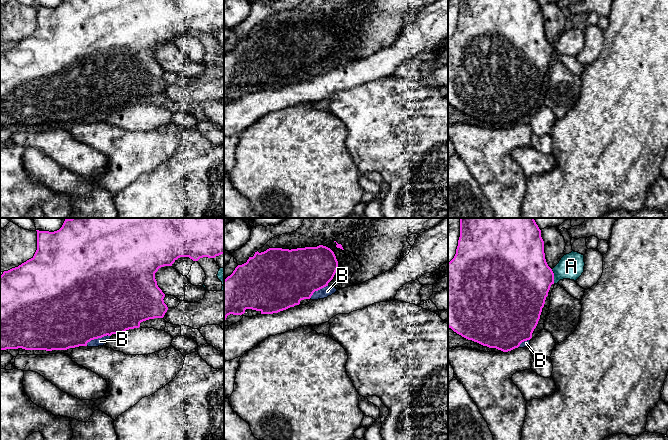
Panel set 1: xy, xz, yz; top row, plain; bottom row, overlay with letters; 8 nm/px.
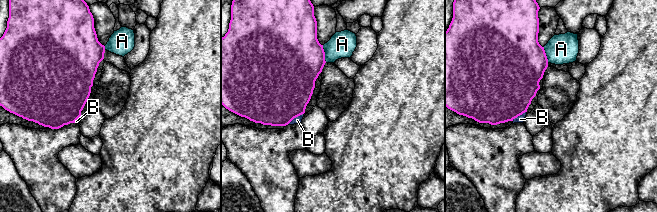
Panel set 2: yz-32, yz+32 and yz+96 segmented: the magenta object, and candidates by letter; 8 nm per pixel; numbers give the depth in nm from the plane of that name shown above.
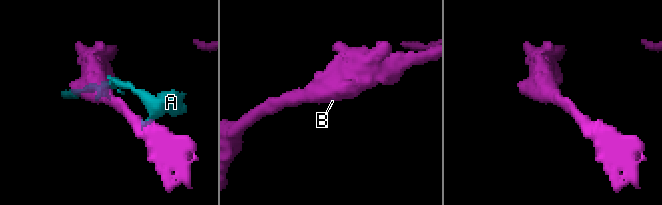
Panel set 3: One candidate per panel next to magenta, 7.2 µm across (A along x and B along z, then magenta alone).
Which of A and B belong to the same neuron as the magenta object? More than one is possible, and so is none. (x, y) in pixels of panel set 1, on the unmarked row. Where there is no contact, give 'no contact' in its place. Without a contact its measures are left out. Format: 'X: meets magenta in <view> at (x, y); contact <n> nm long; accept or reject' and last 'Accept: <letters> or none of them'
A: meets magenta in yz at (553, 52); contact 120 nm long; reject
B: meets magenta in xy at (97, 114); contact 220 nm long; accept
Accept: B

